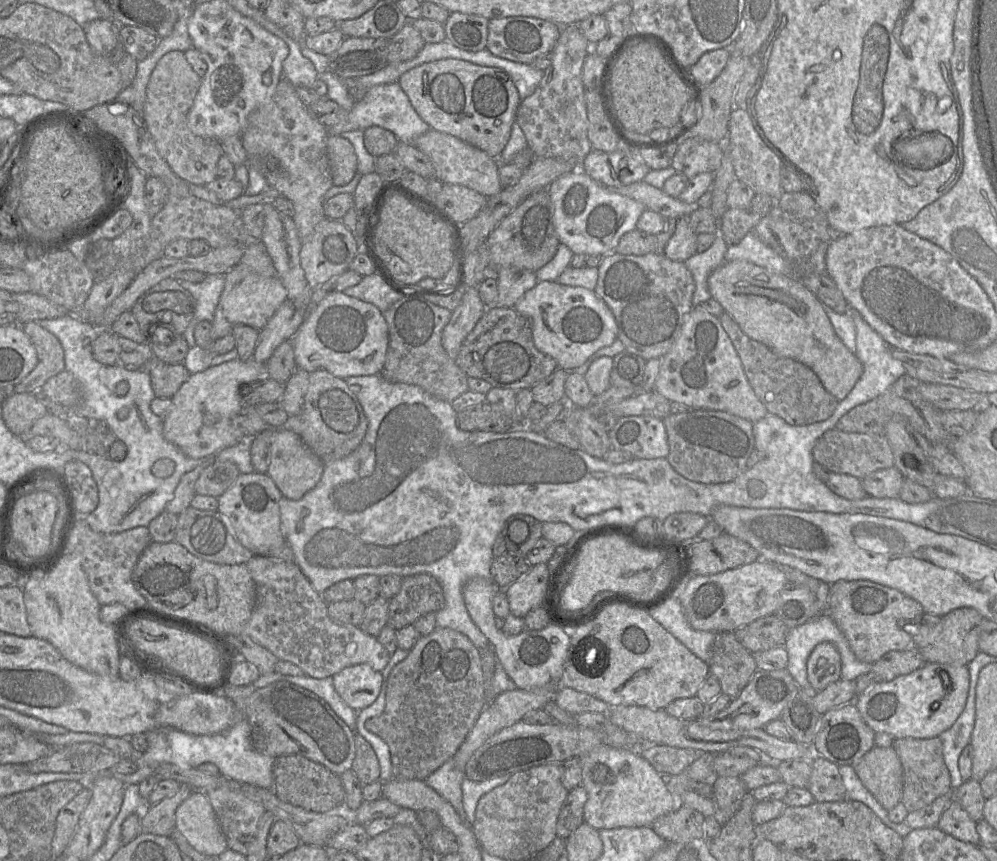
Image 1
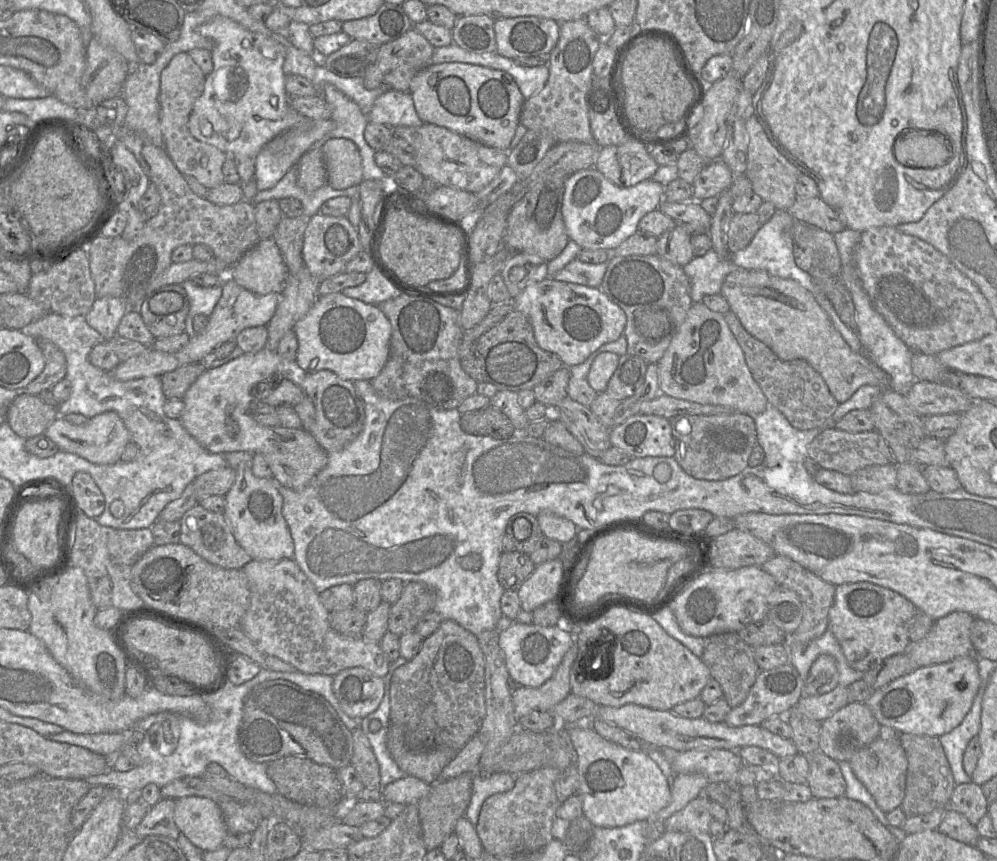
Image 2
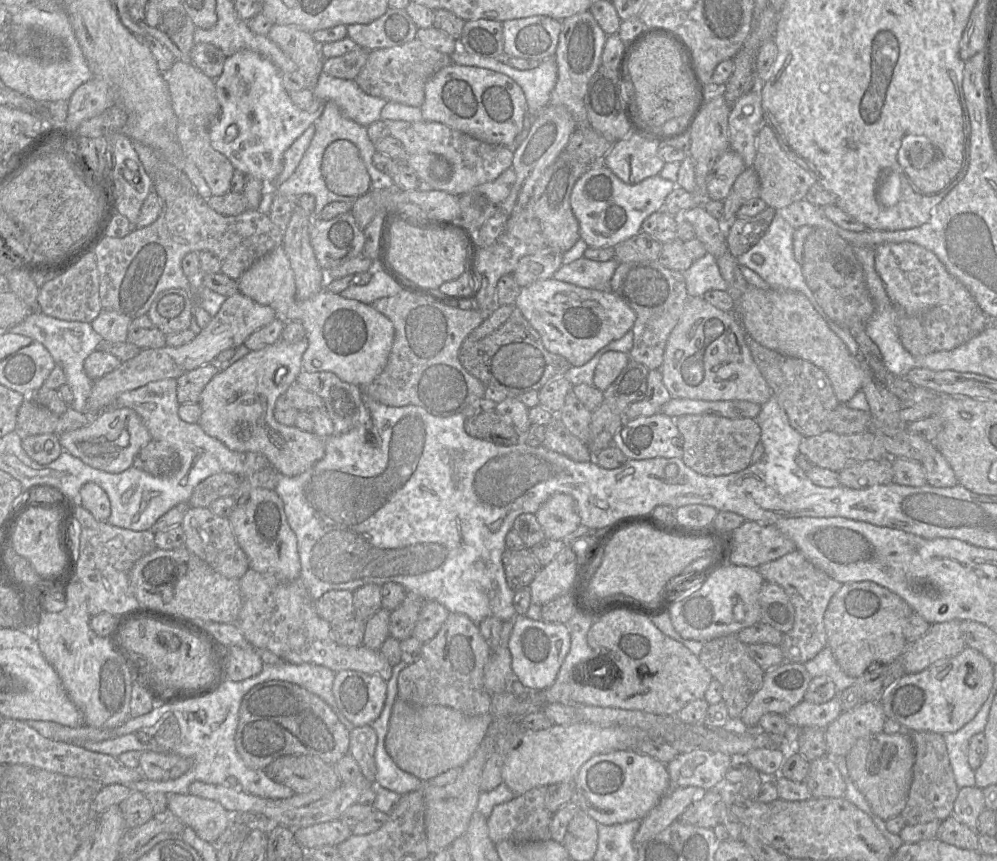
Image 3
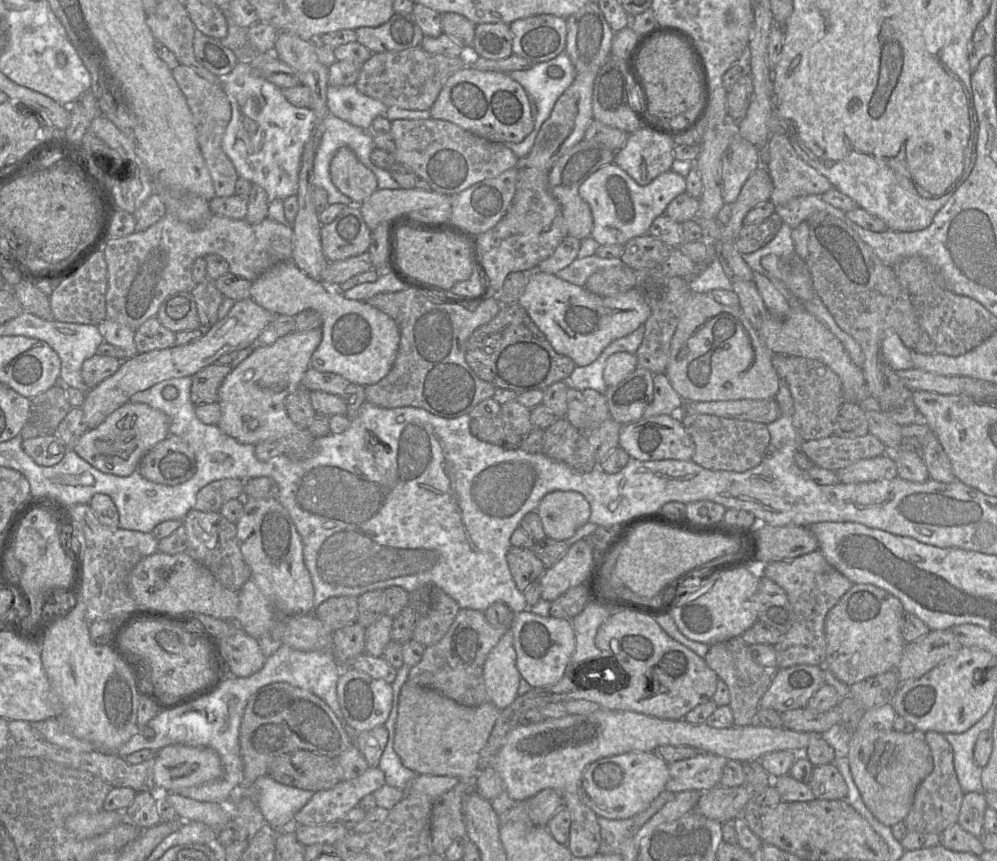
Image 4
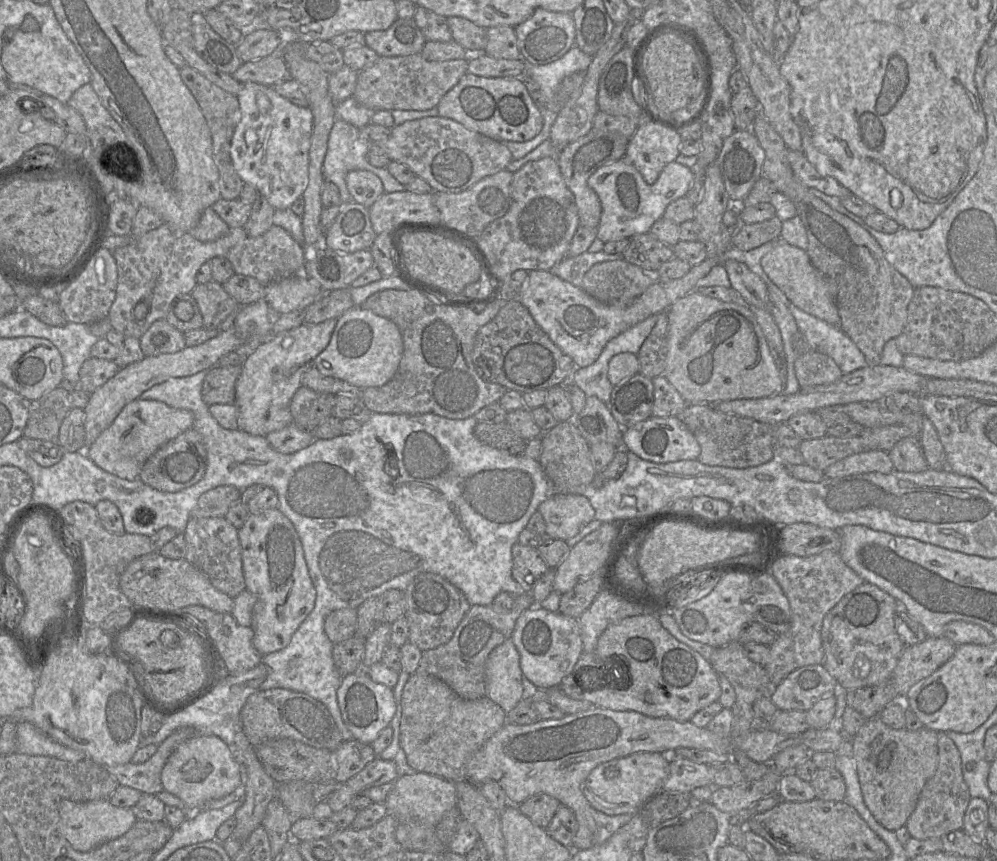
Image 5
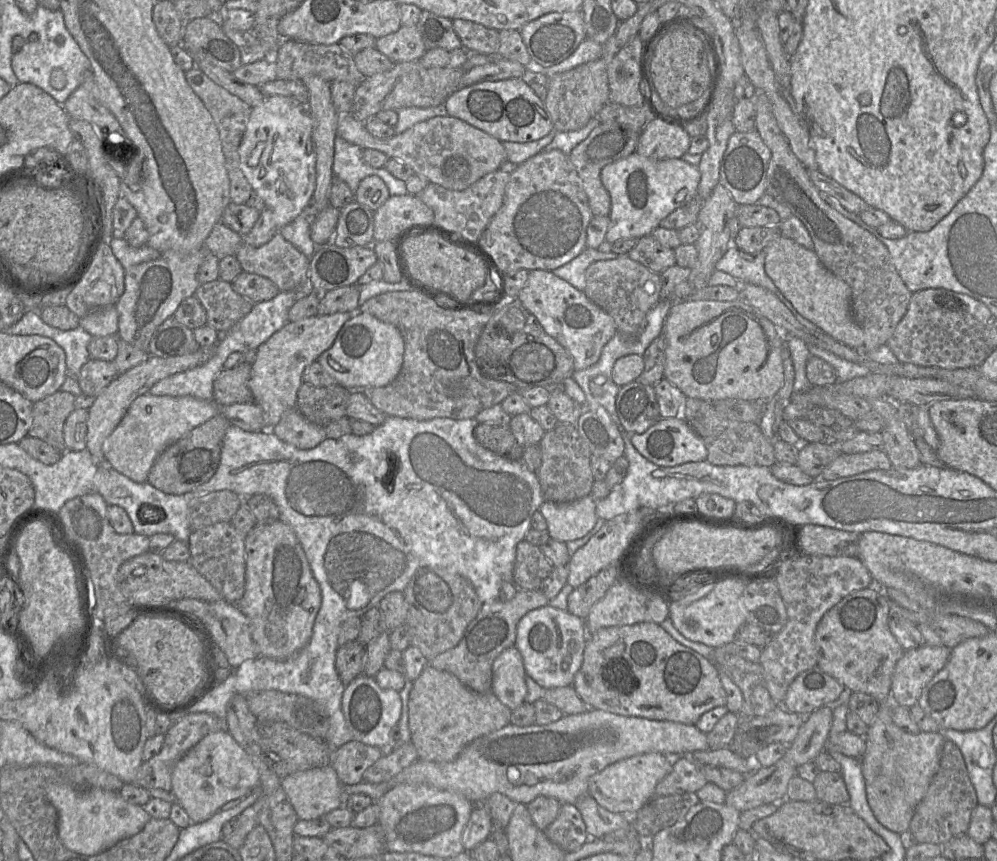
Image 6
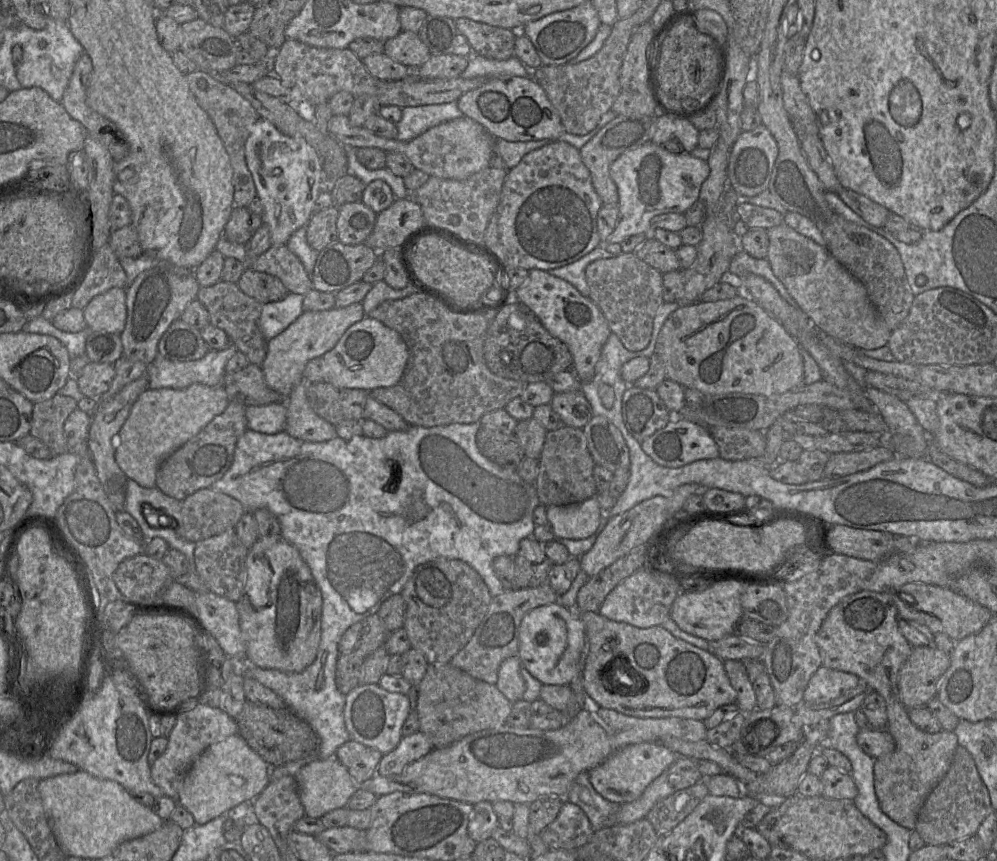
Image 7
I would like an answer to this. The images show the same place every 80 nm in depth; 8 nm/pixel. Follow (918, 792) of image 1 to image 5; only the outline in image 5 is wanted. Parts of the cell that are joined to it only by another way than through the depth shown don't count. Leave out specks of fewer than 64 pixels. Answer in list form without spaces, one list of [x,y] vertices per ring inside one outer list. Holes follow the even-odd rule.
[[[938,732],[938,753],[937,770],[924,785],[905,825],[911,837],[916,839],[942,838],[952,831],[963,829],[964,815],[972,798],[963,778],[960,751],[945,732]]]

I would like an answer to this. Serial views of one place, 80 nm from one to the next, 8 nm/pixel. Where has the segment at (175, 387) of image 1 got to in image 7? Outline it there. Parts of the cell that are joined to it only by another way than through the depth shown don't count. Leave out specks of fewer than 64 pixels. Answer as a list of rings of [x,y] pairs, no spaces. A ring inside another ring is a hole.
[[[252,363],[239,371],[226,372],[222,386],[230,401],[245,406],[268,405],[284,400],[280,393],[267,385],[261,367]]]

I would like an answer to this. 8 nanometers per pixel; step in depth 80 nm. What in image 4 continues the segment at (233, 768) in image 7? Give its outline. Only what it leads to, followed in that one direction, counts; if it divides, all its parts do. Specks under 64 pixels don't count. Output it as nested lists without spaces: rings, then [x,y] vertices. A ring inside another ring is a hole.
[[[172,744],[155,752],[153,777],[155,787],[161,794],[177,793],[183,788],[218,779],[222,774],[223,767],[220,757],[212,748]]]

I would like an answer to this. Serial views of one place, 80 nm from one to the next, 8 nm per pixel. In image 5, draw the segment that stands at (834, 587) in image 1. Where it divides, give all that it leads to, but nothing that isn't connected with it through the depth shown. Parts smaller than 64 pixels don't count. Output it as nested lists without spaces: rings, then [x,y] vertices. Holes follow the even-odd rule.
[[[863,583],[845,595],[824,617],[821,639],[823,667],[836,680],[839,691],[880,686],[891,681],[905,648],[895,627],[899,602],[879,587]]]

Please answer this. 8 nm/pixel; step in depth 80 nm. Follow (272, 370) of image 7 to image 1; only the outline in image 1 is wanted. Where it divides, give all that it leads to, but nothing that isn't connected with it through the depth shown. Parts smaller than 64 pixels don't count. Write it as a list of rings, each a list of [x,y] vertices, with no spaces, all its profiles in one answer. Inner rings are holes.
[[[237,358],[191,374],[171,398],[172,406],[163,418],[164,438],[176,445],[188,457],[198,460],[209,459],[221,450],[238,444],[242,441],[242,432],[233,428],[232,419],[244,408],[240,387],[246,383],[267,379],[269,379],[267,364],[259,363],[253,358],[247,361]],[[273,428],[270,437],[270,462],[267,475],[273,480],[282,496],[300,500],[320,481],[324,462],[303,442],[301,437],[283,428]]]

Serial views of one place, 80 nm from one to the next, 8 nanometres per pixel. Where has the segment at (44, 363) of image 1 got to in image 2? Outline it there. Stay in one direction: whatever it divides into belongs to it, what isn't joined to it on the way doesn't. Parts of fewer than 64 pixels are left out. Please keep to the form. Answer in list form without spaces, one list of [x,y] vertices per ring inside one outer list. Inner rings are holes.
[[[44,338],[35,340],[45,357],[45,367],[25,388],[16,391],[38,395],[66,377],[66,359],[64,353],[51,341]]]

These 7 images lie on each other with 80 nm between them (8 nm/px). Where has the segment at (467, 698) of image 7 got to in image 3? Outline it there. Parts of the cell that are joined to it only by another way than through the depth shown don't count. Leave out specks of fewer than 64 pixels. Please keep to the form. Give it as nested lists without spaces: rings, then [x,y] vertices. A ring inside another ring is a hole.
[[[396,699],[385,749],[401,770],[426,783],[451,768],[463,767],[480,746],[492,723],[491,713],[469,716],[447,706],[414,706]]]

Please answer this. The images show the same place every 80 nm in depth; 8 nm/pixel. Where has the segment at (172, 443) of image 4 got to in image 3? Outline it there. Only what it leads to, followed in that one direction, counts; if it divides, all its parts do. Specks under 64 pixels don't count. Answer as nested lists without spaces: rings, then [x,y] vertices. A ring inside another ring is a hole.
[[[151,440],[135,455],[133,466],[156,477],[173,477],[181,469],[181,457],[166,443]]]

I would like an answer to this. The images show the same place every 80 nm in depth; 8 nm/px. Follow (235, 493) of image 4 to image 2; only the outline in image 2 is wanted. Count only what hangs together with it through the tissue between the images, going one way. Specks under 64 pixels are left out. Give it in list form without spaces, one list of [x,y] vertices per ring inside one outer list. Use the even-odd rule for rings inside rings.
[[[228,465],[199,475],[194,480],[197,503],[208,496],[225,496],[235,479],[236,471]]]

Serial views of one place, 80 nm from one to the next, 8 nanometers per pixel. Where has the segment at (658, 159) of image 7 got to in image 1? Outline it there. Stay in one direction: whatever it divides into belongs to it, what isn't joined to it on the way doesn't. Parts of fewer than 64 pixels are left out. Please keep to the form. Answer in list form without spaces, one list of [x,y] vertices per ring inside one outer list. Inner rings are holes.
[[[582,169],[566,173],[554,180],[548,186],[548,193],[554,207],[553,226],[556,235],[560,243],[566,245],[574,255],[606,256],[609,253],[615,253],[615,247],[620,238],[636,228],[639,217],[646,210],[644,204],[610,191],[583,172]]]

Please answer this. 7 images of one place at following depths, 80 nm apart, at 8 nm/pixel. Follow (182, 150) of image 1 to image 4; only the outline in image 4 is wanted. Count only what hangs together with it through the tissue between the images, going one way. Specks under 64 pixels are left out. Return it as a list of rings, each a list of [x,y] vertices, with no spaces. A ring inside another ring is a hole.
[[[184,64],[178,65],[172,70],[172,73],[185,95],[192,113],[197,130],[198,145],[210,172],[216,196],[229,197],[235,195],[235,185],[239,176],[232,161],[222,148],[222,139],[232,116],[231,104],[226,93],[221,84],[208,81]]]

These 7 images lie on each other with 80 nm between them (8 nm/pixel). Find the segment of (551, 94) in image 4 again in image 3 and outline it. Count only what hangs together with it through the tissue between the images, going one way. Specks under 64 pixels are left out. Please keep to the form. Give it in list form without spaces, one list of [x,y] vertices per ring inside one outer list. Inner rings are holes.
[[[459,48],[450,57],[452,63],[458,65],[477,66],[503,73],[522,88],[527,101],[527,112],[523,129],[513,141],[513,145],[518,147],[531,128],[530,114],[536,118],[539,112],[549,104],[551,92],[557,81],[555,58],[548,57],[533,69],[520,70],[508,65],[503,59],[482,57]]]

